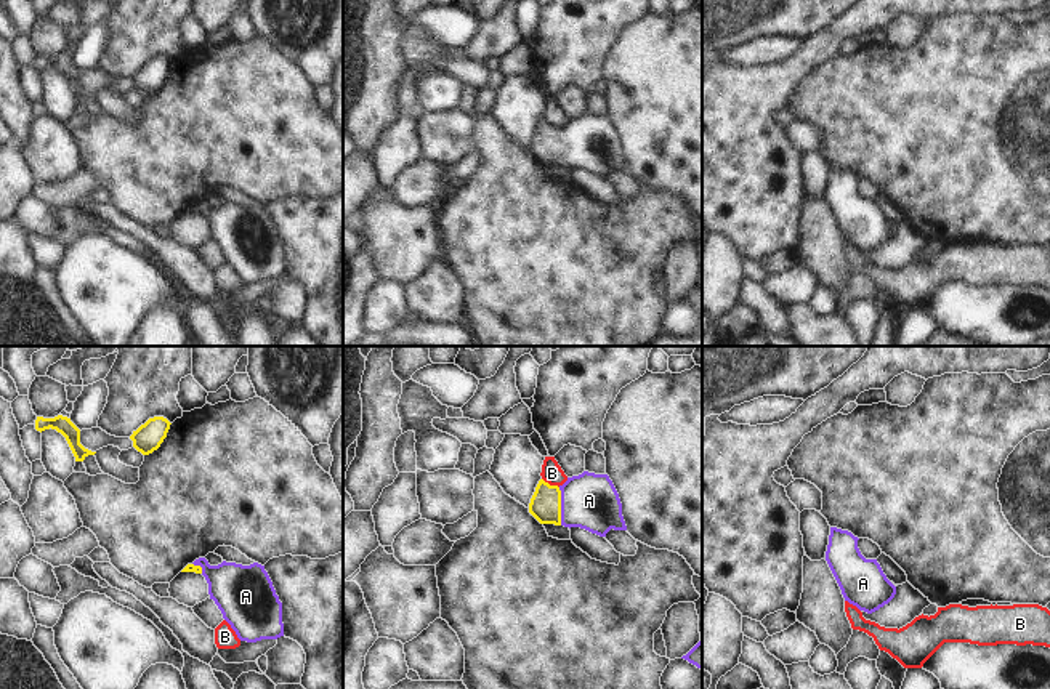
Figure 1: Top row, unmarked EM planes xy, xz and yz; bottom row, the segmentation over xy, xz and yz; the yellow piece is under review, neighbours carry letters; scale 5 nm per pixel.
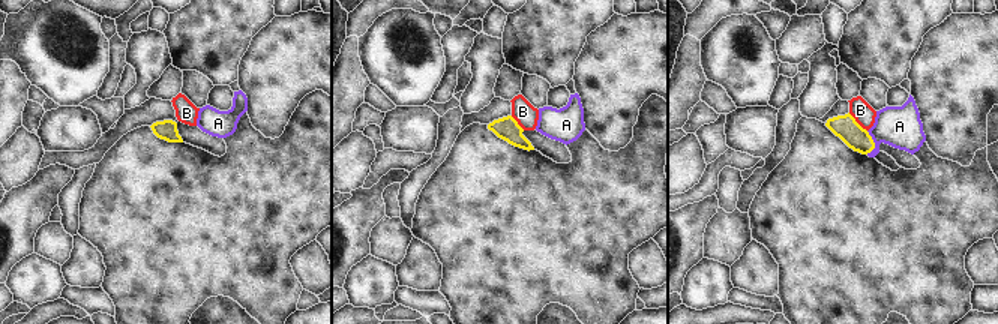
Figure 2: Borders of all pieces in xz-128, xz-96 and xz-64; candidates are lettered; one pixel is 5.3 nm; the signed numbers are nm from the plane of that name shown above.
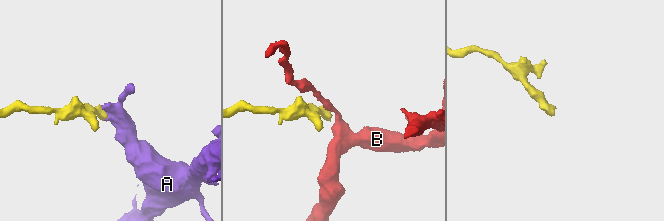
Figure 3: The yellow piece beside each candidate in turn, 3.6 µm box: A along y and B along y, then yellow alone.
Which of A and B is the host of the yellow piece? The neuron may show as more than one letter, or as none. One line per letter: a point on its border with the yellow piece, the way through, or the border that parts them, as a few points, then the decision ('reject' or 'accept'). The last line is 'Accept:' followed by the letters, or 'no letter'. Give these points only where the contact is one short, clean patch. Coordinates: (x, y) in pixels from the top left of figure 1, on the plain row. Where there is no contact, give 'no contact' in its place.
A: contact xz (560, 148); way xz (545, 146), (560, 148), (589, 141); accept
B: contact xz (549, 125); border xz (542, 119), (558, 128); reject
Accept: A

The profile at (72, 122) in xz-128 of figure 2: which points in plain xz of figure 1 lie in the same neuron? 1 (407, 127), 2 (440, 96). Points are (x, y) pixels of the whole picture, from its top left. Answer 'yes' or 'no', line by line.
1: no
2: no

